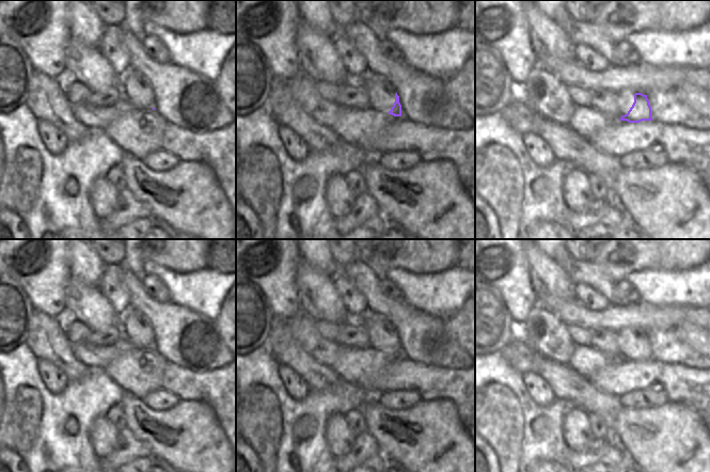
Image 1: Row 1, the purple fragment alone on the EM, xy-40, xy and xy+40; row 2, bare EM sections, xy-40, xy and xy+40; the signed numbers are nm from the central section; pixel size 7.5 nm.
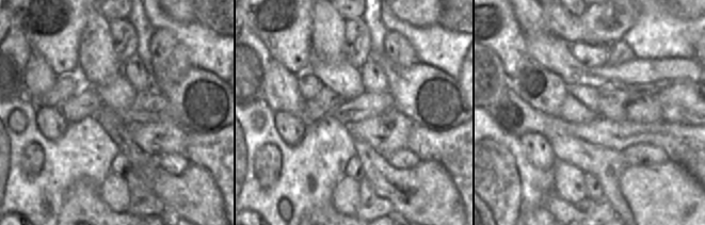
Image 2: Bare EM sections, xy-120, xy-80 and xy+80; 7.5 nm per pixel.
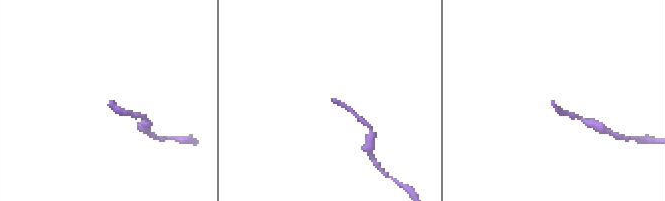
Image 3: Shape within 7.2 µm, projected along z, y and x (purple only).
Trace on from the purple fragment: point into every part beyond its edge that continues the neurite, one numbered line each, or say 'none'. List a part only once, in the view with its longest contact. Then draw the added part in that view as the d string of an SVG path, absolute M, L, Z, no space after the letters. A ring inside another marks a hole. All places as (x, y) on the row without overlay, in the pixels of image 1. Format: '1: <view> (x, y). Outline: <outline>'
1: xy+40 (626, 335). Outline: M622 328L617 331L617 344L619 346L619 355L628 352L634 342L634 333L636 331L631 328Z

